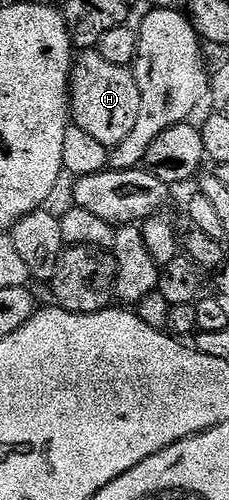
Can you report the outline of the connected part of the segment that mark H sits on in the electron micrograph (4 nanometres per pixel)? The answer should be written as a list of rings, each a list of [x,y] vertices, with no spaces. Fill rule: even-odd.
[[[97,51],[80,52],[71,66],[69,90],[69,117],[74,125],[88,135],[94,135],[99,142],[114,147],[131,134],[137,115],[141,115],[141,91],[134,72],[101,59]]]

